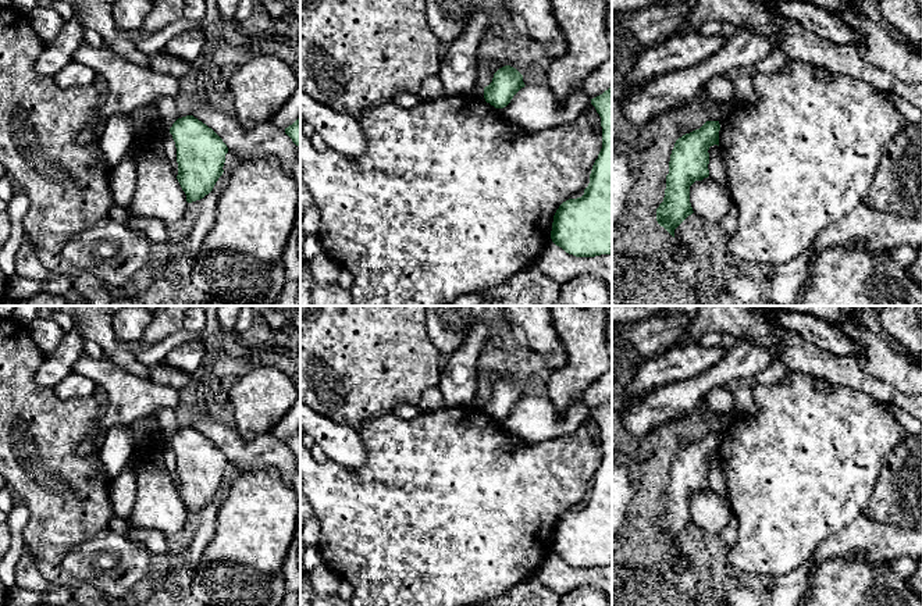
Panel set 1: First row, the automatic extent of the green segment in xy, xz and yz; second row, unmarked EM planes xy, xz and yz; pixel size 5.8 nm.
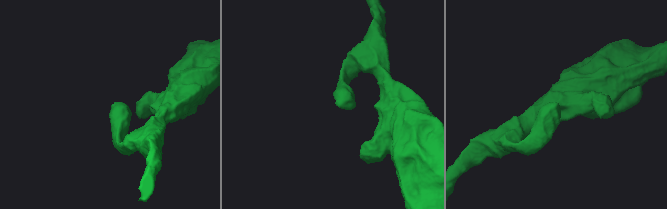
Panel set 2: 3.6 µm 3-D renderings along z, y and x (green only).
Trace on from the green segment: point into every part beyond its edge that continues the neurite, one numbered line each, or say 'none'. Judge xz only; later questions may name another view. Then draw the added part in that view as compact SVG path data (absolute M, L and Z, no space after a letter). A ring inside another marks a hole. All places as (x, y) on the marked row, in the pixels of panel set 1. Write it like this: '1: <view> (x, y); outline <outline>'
none

